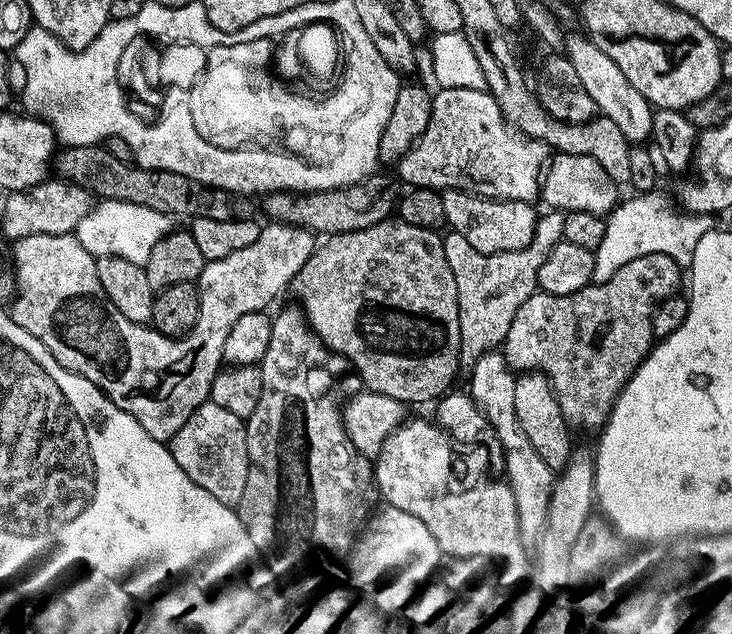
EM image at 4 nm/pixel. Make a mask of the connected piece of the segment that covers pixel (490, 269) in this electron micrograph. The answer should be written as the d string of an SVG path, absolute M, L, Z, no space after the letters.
M545 212L545 216L543 213L537 219L534 238L522 250L482 254L474 250L474 246L470 246L470 242L466 242L462 234L451 230L443 233L446 262L450 262L450 270L454 270L454 282L458 286L461 365L470 366L481 353L503 345L518 306L522 306L522 302L526 302L526 298L530 298L537 291L538 266L546 262L546 254L550 254L555 244L564 239L564 212Z

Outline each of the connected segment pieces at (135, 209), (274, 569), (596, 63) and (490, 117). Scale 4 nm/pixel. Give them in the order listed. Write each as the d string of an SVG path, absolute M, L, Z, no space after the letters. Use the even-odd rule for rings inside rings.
M100 200L88 211L86 218L78 222L74 235L91 256L117 256L126 258L126 262L144 265L158 240L173 228L173 217L150 210L150 206L138 206L134 202L121 200Z
M299 307L284 308L272 316L270 346L258 365L262 374L262 394L254 414L246 418L246 454L248 473L240 503L234 511L239 516L250 542L254 542L259 559L277 578L296 576L296 584L304 592L312 592L320 584L320 572L308 568L321 560L328 564L339 548L351 549L362 525L373 511L374 468L350 442L344 429L342 405L358 388L355 375L340 376L350 365L342 354L332 352L316 336Z
M569 31L565 35L562 52L567 56L570 66L574 66L574 71L578 73L582 86L586 86L590 98L594 98L597 113L610 118L610 122L614 122L614 126L622 130L629 142L644 142L644 139L647 141L652 134L652 105L646 98L642 98L642 94L638 94L638 90L634 90L634 86L630 86L630 82L626 82L626 74L618 70L618 65L614 58L610 58L610 54L602 54L602 50L598 50L593 40L577 32Z
M440 88L432 96L432 113L426 130L398 165L405 185L418 188L457 188L474 192L493 200L535 201L541 195L542 164L541 141L530 140L505 120L502 110L485 89Z

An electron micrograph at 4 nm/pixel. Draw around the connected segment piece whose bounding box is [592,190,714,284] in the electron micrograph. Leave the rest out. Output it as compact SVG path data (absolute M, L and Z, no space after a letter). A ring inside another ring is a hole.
M653 190L643 194L632 194L629 200L621 199L609 212L604 221L606 234L602 242L594 249L594 274L592 283L601 284L613 276L626 262L642 254L666 254L674 258L677 264L684 266L692 259L692 251L702 234L713 231L712 216L697 216L672 212L668 200Z

